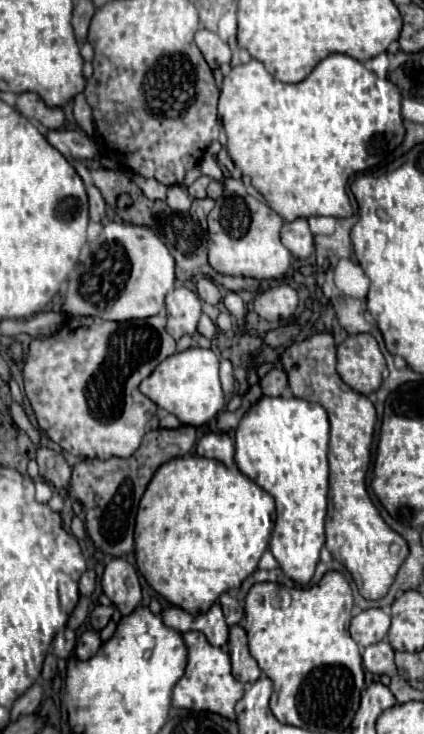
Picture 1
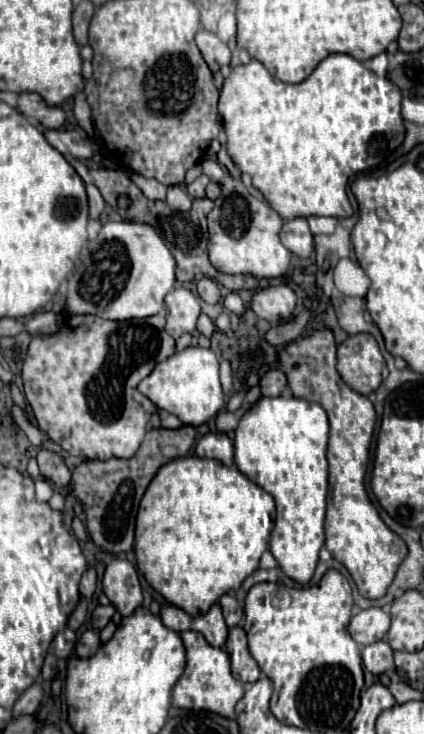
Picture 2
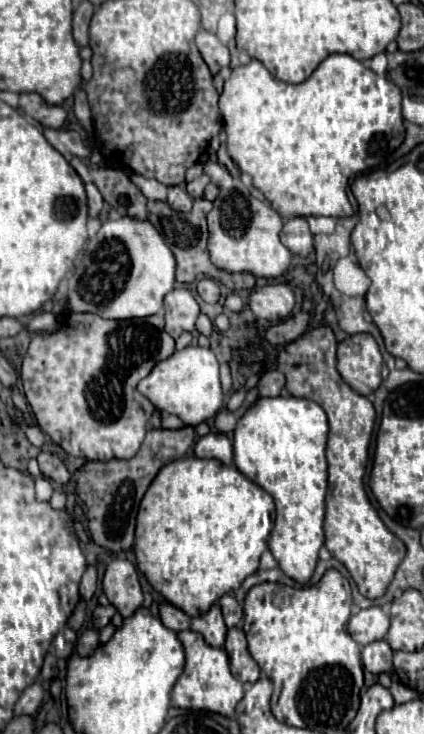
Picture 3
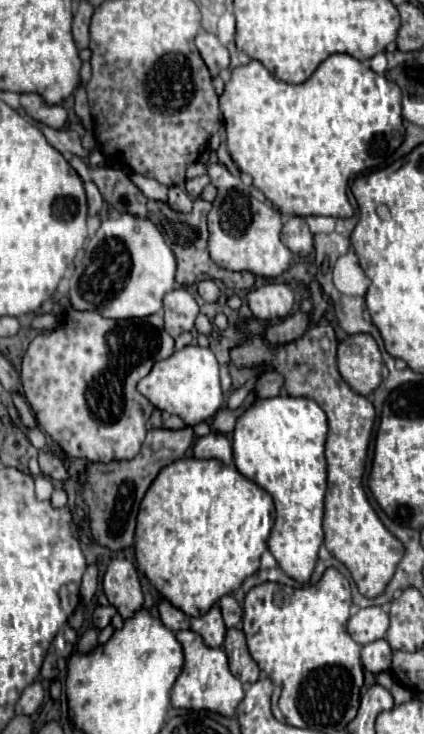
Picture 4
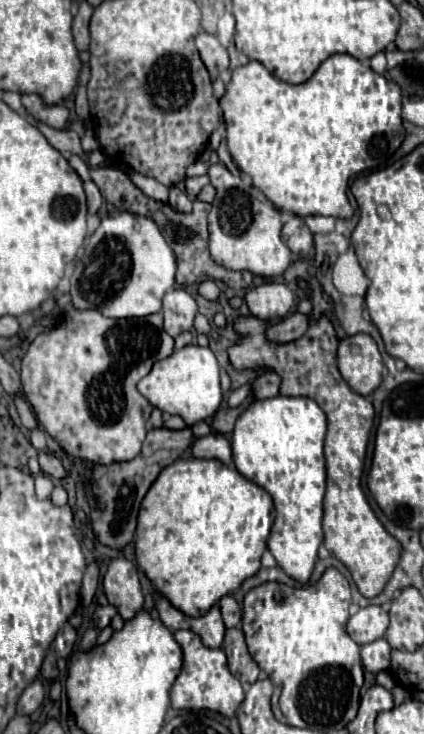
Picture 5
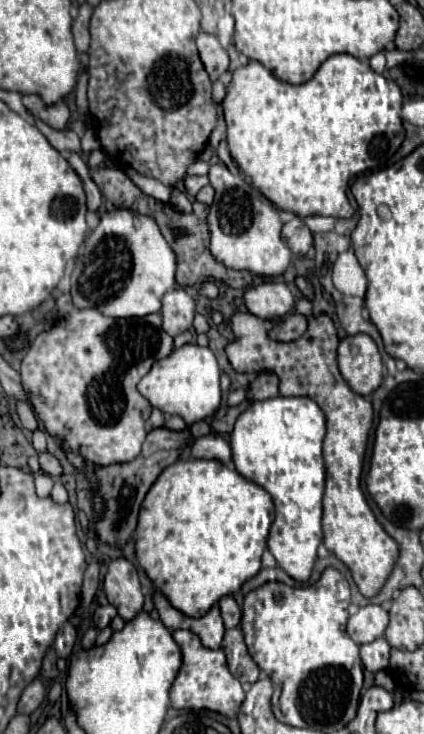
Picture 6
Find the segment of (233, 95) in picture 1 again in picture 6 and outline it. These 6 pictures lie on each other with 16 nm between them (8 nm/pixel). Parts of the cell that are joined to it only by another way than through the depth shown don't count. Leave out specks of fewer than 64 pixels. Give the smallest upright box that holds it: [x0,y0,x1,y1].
[222,52,404,218]

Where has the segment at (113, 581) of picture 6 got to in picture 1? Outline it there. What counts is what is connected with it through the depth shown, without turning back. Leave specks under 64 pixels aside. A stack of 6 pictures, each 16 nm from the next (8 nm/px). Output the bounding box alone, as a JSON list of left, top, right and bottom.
[102,558,142,614]

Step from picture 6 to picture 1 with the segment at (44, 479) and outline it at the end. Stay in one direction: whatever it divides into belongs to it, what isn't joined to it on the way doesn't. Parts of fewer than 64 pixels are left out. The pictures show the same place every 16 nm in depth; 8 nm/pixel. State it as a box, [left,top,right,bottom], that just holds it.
[36,478,52,502]

